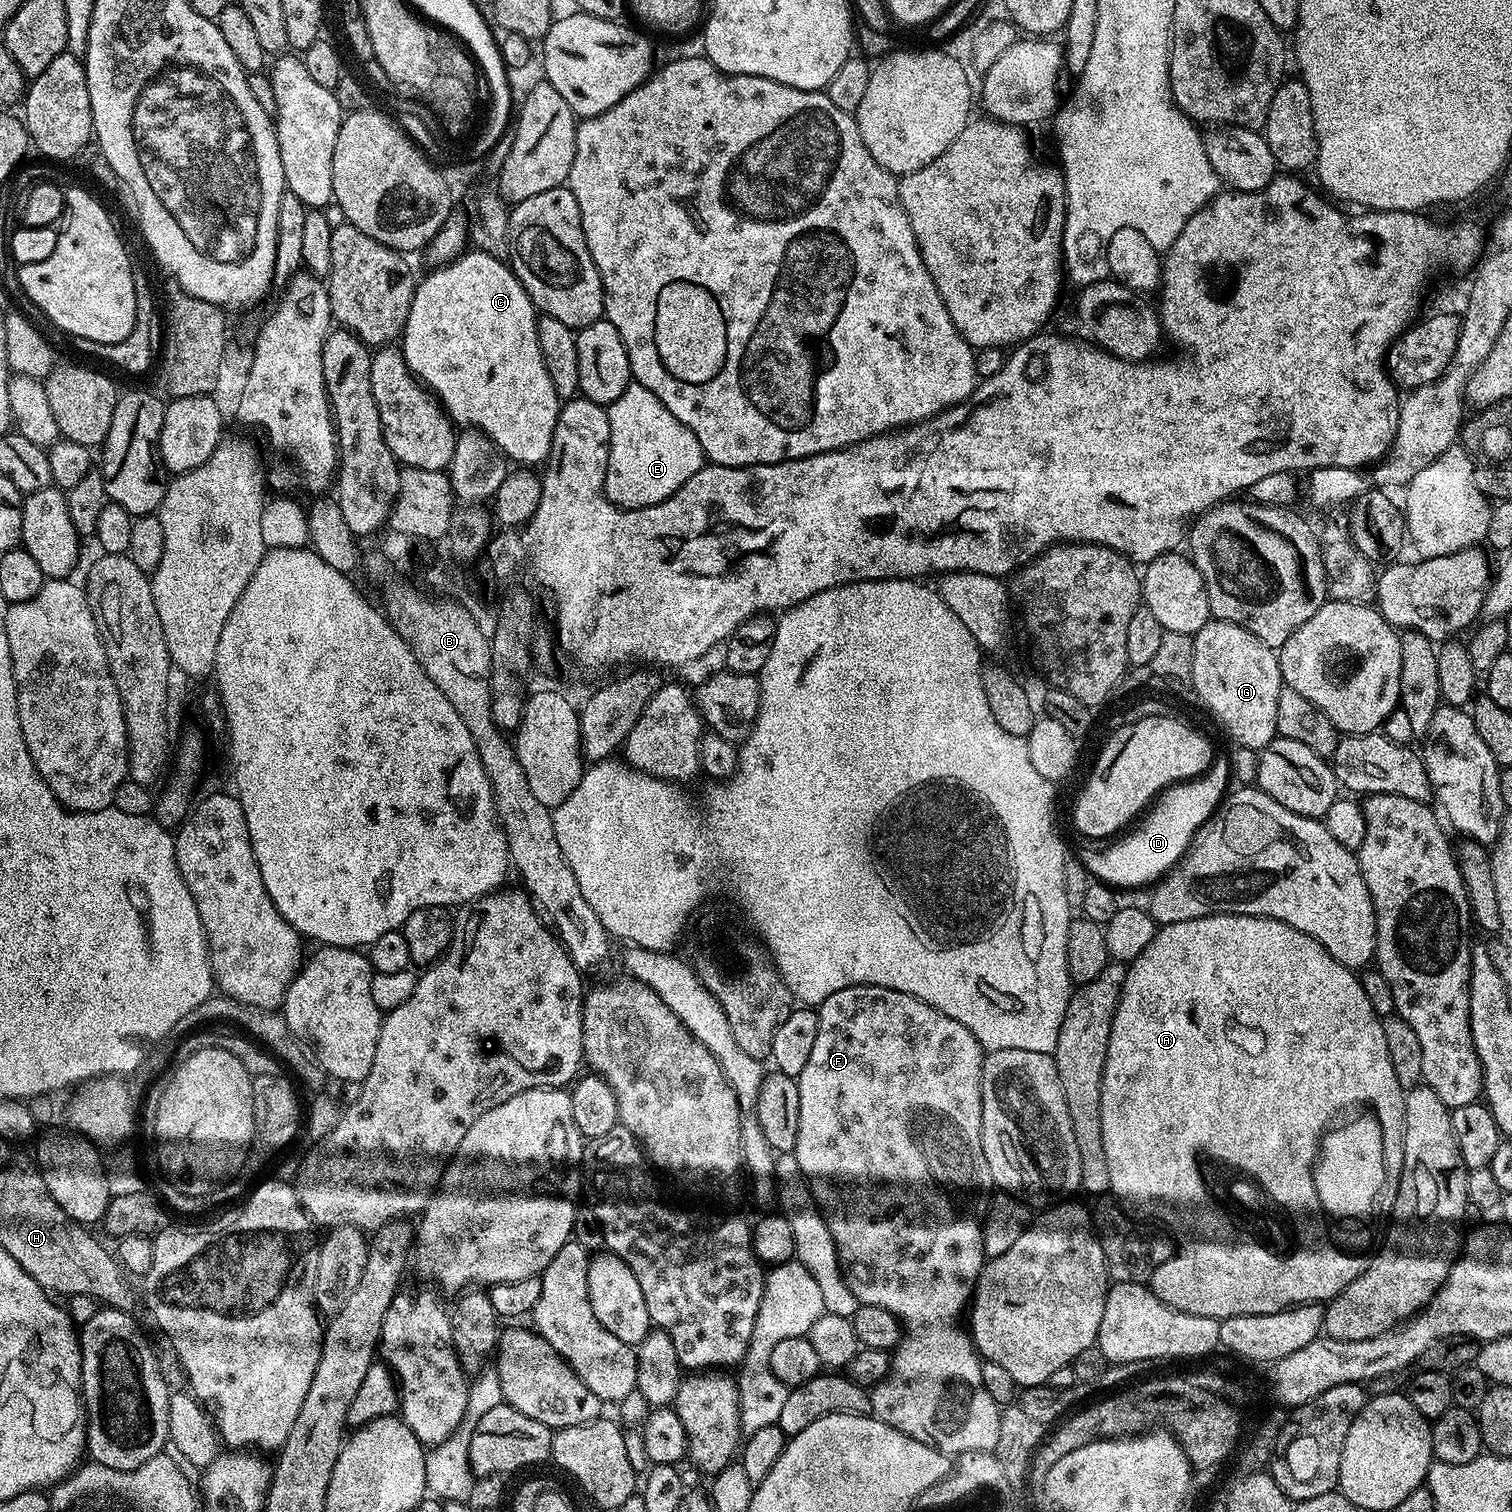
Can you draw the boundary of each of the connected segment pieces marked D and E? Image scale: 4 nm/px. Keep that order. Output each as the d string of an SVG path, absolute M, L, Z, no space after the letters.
M1224 758L1213 759L1212 767L1203 776L1165 788L1147 809L1143 819L1131 829L1133 832L1129 836L1121 835L1112 842L1117 844L1110 845L1105 852L1083 853L1084 865L1099 883L1109 885L1116 890L1136 888L1139 884L1151 885L1159 881L1165 872L1170 871L1184 857L1197 830L1220 807L1229 791L1228 782L1230 783L1229 761Z
M635 382L628 384L617 400L607 405L607 409L610 442L606 449L608 465L604 471L604 495L611 504L617 504L619 508L648 508L652 504L661 504L704 467L706 457L698 438L694 438L692 431L678 422L678 418L674 418L659 398L646 390L646 386Z

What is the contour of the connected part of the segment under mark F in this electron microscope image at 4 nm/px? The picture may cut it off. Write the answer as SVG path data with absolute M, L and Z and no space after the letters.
M855 984L849 988L838 990L834 994L830 994L830 998L826 998L818 1006L818 1038L814 1038L814 1050L810 1050L810 1059L807 1060L802 1074L798 1077L800 1085L800 1109L798 1110L798 1142L796 1143L796 1151L794 1153L800 1172L804 1175L805 1181L812 1193L813 1201L817 1208L824 1216L826 1226L830 1230L830 1234L836 1243L836 1253L840 1259L840 1267L844 1270L844 1278L847 1280L850 1290L854 1293L857 1300L861 1304L869 1304L870 1306L878 1306L882 1310L890 1310L892 1314L901 1318L905 1323L912 1324L914 1334L908 1335L900 1342L895 1349L894 1359L892 1362L892 1371L882 1383L871 1389L872 1398L871 1415L875 1416L886 1426L890 1426L894 1430L898 1430L902 1434L906 1434L910 1438L914 1438L918 1442L922 1442L931 1448L937 1448L939 1452L943 1452L949 1458L961 1456L966 1450L982 1450L983 1452L993 1451L998 1442L999 1420L1002 1411L1001 1405L994 1402L994 1398L990 1398L990 1394L986 1394L986 1386L982 1386L982 1363L981 1357L978 1355L975 1347L970 1341L969 1335L959 1332L956 1329L956 1314L963 1308L965 1309L966 1301L972 1294L976 1285L976 1279L980 1277L980 1271L984 1268L986 1257L984 1254L984 1238L982 1226L979 1217L976 1218L976 1203L980 1200L980 1191L984 1188L984 1180L986 1184L986 1169L984 1166L984 1155L982 1154L982 1142L980 1141L980 1130L982 1128L980 1106L980 1068L984 1065L985 1049L981 1048L980 1043L974 1038L974 1034L970 1034L970 1030L966 1030L966 1026L962 1026L962 1022L954 1022L954 1018L950 1018L946 1014L942 1014L933 1006L922 1002L918 998L914 998L910 994L902 994L898 990L890 990L882 986L870 986L869 984Z

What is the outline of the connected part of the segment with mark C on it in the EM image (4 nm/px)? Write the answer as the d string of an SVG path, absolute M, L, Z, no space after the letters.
M468 250L432 270L425 280L423 277L416 285L410 318L406 318L402 351L412 375L436 391L435 399L453 421L456 419L458 423L466 424L462 426L479 430L520 466L543 465L549 459L548 451L554 448L552 435L562 401L554 390L554 382L550 382L542 356L538 309L515 272L501 257Z

